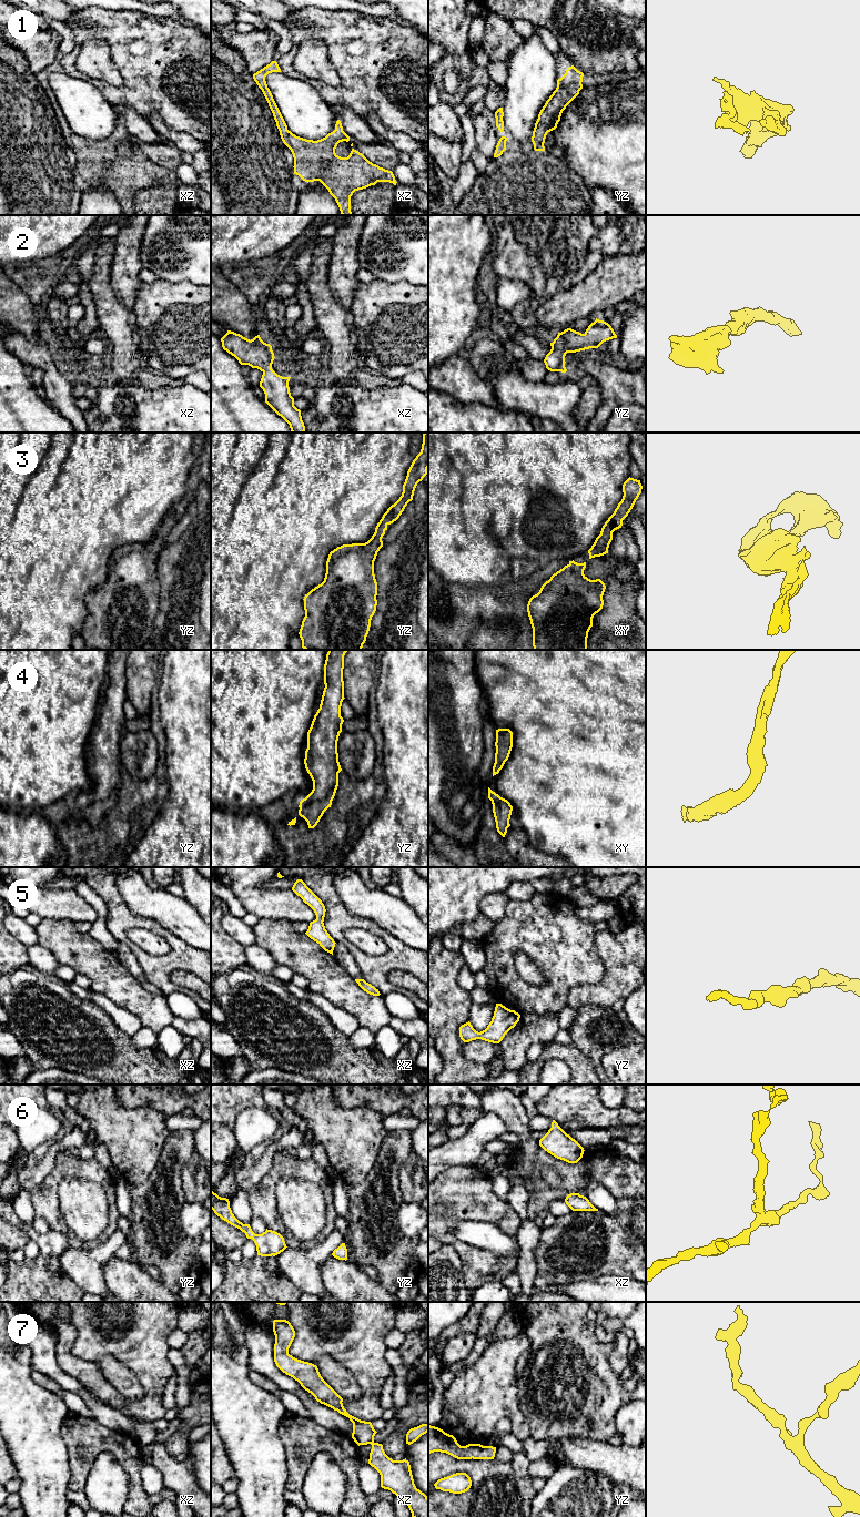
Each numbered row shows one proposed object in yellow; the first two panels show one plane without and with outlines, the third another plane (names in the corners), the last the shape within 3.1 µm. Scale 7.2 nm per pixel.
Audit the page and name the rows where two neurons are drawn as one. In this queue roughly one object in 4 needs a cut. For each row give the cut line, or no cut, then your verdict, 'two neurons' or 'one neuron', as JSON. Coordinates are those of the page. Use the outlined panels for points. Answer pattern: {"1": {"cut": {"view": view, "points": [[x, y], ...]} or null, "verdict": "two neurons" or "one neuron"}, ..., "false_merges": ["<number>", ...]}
{"1": {"cut": null, "verdict": "one neuron"}, "2": {"cut": null, "verdict": "one neuron"}, "3": {"cut": null, "verdict": "one neuron"}, "4": {"cut": null, "verdict": "one neuron"}, "5": {"cut": null, "verdict": "one neuron"}, "6": {"cut": null, "verdict": "one neuron"}, "7": {"cut": null, "verdict": "one neuron"}, "false_merges": []}

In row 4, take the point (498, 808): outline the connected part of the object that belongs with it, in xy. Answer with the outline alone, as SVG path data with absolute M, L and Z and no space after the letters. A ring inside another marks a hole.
M488 787L488 798L493 804L493 813L496 822L497 832L505 837L507 828L510 826L509 819L513 811L510 803L500 797Z

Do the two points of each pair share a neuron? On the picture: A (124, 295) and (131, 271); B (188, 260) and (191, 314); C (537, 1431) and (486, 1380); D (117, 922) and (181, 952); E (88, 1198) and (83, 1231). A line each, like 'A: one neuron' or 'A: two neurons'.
A: one neuron
B: two neurons
C: two neurons
D: one neuron
E: one neuron

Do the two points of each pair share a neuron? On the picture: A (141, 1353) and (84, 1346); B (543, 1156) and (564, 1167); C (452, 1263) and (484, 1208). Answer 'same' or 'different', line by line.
A: same
B: same
C: different

